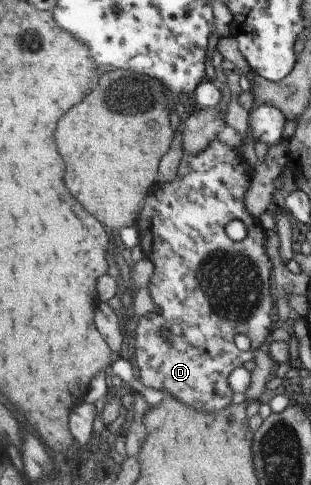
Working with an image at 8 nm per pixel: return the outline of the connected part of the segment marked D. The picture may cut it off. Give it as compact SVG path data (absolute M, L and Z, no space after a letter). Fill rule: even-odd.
M215 139L205 150L194 155L184 152L177 176L168 183L159 184L157 182L156 186L153 186L152 190L148 192L142 204L142 209L138 216L138 224L135 228L138 239L138 254L148 257L154 265L153 275L148 288L152 302L155 304L155 308L157 308L157 312L147 313L139 318L135 338L130 340L131 349L129 352L136 358L139 369L137 376L145 386L167 392L167 395L172 400L181 399L189 406L205 409L206 411L224 409L231 404L234 392L228 381L229 373L233 372L235 368L247 364L249 360L254 360L256 352L259 350L258 348L265 344L265 340L271 336L274 330L274 300L273 296L271 296L271 270L274 269L274 262L271 262L271 258L267 256L267 250L265 250L265 242L267 242L266 229L259 222L259 218L246 205L246 194L252 185L252 176L248 168L251 169L252 167L241 156L241 153L237 152L235 147L228 146L225 142L221 142L221 140ZM233 220L240 220L246 227L247 235L242 241L231 240L227 236L227 232L225 232L227 224L233 222ZM239 334L245 334L250 339L248 351L239 350L237 344L233 341Z

